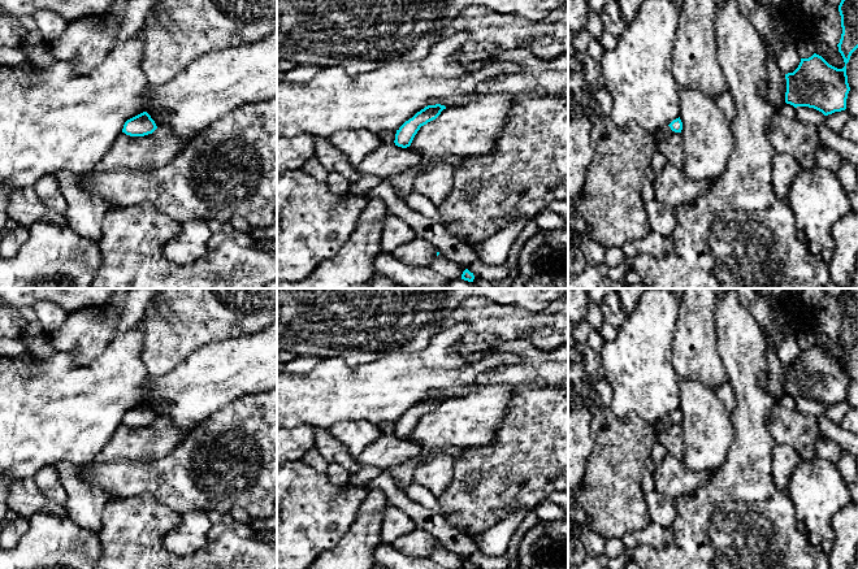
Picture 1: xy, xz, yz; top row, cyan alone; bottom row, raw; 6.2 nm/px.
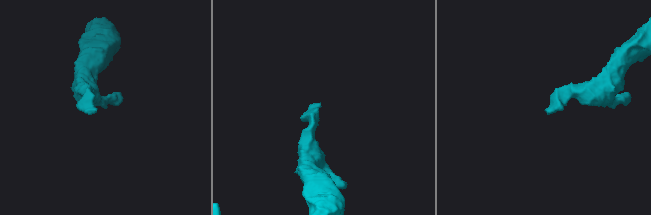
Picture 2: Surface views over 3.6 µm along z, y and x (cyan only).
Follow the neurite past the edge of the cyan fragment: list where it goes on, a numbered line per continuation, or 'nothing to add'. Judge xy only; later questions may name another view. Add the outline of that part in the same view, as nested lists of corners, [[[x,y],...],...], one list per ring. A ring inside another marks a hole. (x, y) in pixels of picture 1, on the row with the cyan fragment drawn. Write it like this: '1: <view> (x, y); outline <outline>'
nothing to add

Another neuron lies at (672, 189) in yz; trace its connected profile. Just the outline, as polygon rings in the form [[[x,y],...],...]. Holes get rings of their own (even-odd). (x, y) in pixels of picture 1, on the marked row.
[[[667,162],[662,171],[655,175],[653,184],[655,200],[673,210],[680,205],[693,204],[714,183],[692,181],[681,168]]]

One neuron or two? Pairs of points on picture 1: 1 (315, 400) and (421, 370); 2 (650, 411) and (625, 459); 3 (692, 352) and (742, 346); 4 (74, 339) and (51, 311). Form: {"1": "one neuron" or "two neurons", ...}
{"1": "one neuron", "2": "two neurons", "3": "two neurons", "4": "two neurons"}

